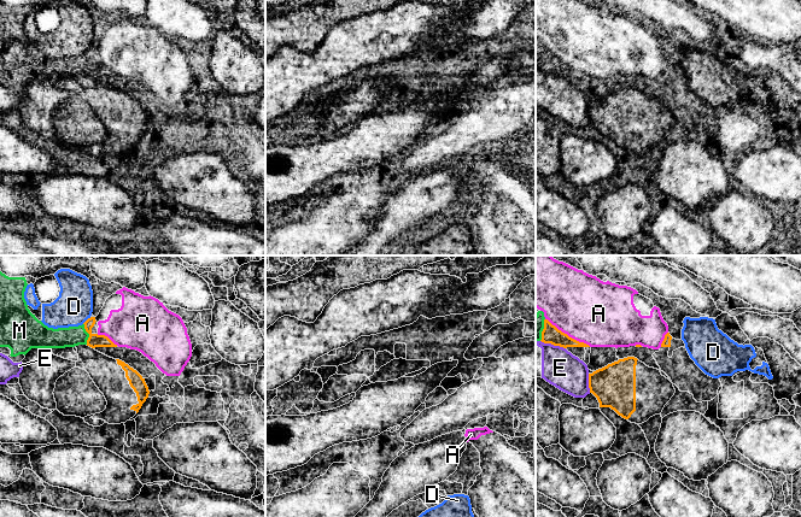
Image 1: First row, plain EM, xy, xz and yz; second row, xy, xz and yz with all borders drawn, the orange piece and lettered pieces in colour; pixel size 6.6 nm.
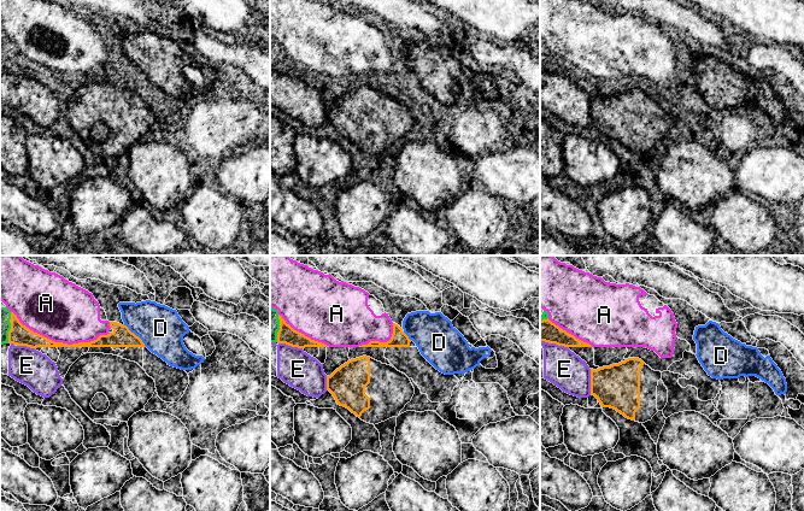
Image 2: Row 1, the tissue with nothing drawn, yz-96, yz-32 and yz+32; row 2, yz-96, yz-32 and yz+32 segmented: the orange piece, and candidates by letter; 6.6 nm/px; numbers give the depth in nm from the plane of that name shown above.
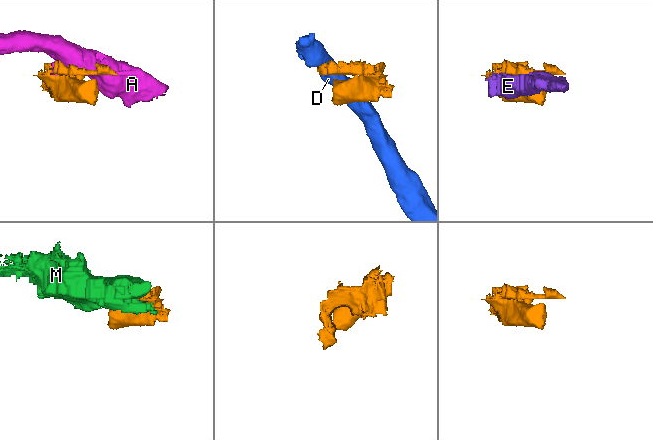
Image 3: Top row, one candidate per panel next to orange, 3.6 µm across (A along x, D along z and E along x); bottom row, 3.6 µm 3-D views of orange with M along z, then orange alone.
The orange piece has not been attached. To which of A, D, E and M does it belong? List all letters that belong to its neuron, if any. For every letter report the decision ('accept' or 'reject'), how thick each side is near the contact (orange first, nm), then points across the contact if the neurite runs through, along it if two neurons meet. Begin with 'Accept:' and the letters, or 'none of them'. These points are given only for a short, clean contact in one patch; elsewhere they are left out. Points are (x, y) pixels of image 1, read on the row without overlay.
Accept: none of them
A: reject; 120 nm thick on the orange side, 440 nm on the other
D: reject; 90 nm thick on the orange side, 240 nm on the other; border along xy (91, 47), (82, 53)
E: reject; 280 nm thick on the orange side, 240 nm on the other
M: reject; 90 nm thick on the orange side, 140 nm on the other

